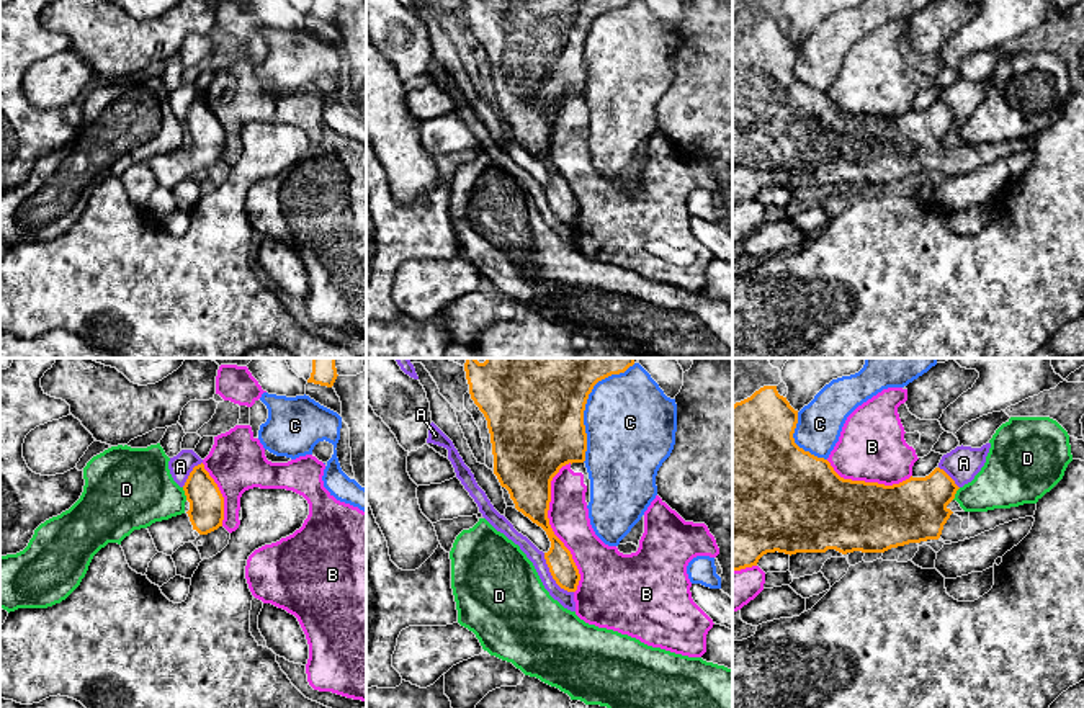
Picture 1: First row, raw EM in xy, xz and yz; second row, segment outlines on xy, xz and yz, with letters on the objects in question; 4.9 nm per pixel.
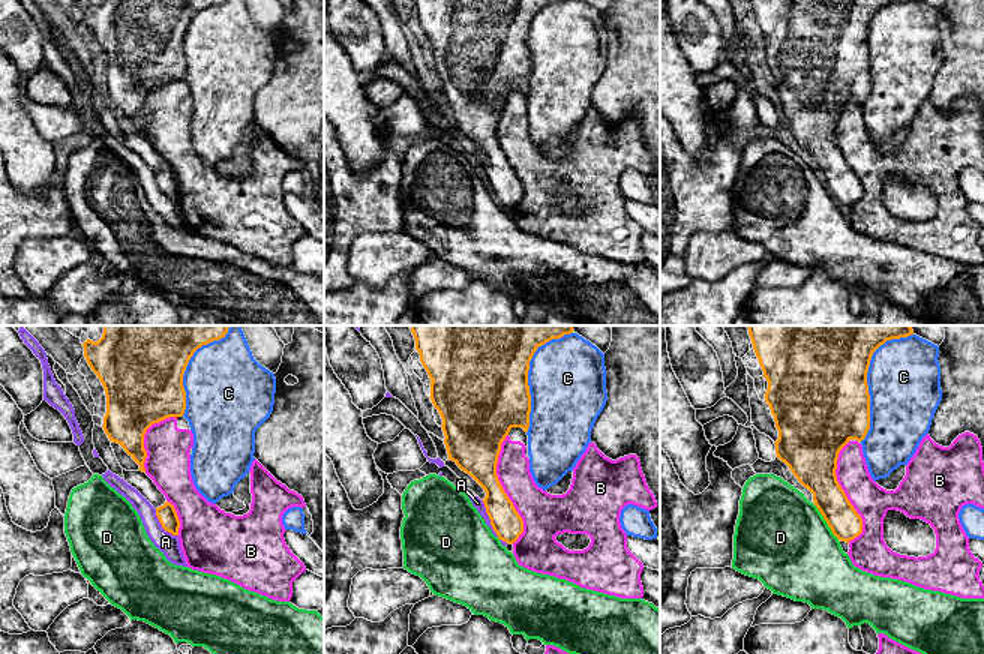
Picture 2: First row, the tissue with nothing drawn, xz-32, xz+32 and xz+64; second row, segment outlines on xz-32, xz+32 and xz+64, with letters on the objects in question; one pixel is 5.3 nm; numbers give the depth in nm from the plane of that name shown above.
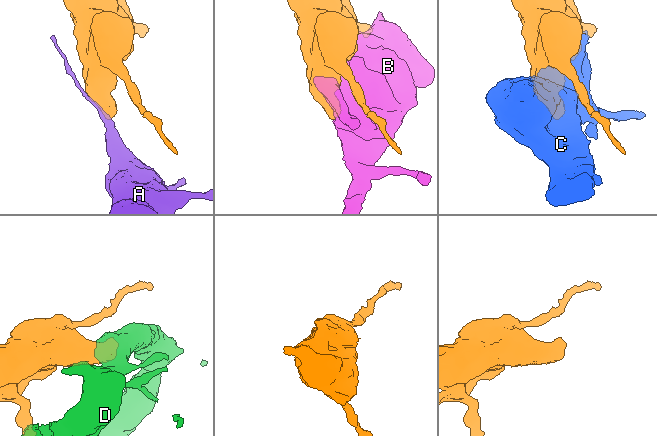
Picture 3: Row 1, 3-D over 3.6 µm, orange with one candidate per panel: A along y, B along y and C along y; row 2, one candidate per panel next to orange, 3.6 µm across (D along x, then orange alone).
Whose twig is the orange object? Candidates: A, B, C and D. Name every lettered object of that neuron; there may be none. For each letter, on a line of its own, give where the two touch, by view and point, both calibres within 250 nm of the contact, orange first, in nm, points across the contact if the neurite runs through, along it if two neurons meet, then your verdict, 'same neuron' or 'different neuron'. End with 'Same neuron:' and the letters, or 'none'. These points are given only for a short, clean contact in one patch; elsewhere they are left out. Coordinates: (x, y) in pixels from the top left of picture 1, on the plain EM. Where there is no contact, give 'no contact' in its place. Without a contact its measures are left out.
A: contact xz (551, 208); calibres 130 and 80 nm; border xz (543, 187), (551, 211), (561, 221), (573, 226); different neuron
B: contact xz (550, 161); calibres 220 and 200 nm; different neuron
C: contact xz (584, 40); calibres 480 and 440 nm; different neuron
D: contact xy (185, 128); calibres 180 and 380 nm; different neuron
Same neuron: none

